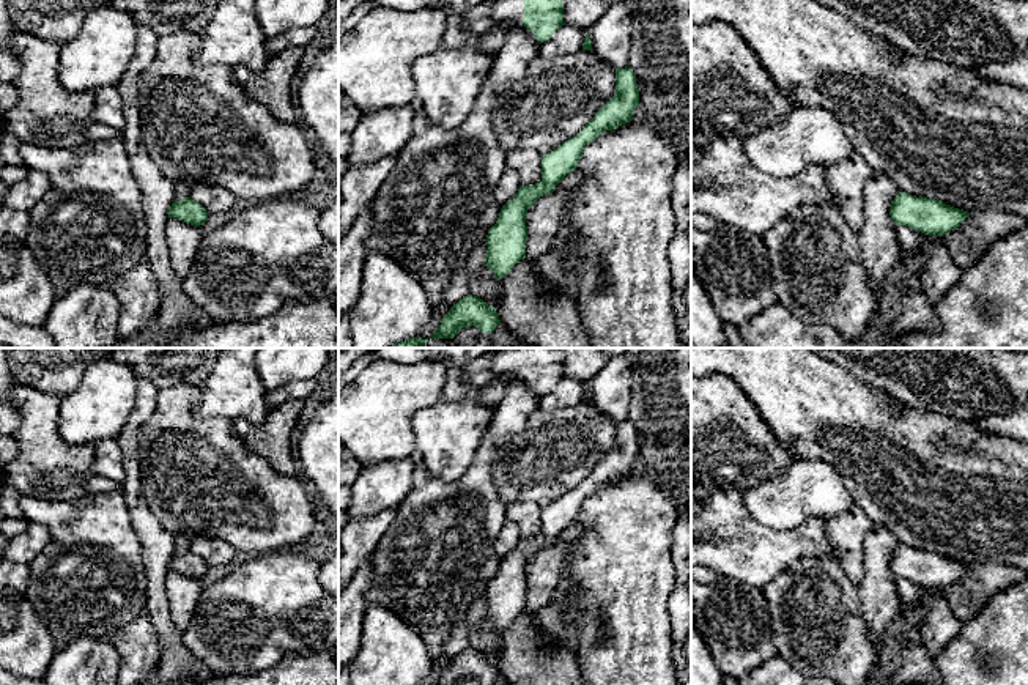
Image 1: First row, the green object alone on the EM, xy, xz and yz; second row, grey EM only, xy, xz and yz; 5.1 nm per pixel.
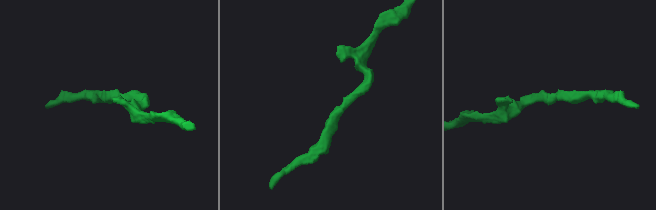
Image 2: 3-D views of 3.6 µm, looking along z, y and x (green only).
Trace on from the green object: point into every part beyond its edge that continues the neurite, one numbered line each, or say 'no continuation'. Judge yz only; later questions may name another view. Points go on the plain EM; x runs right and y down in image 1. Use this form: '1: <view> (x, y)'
no continuation

